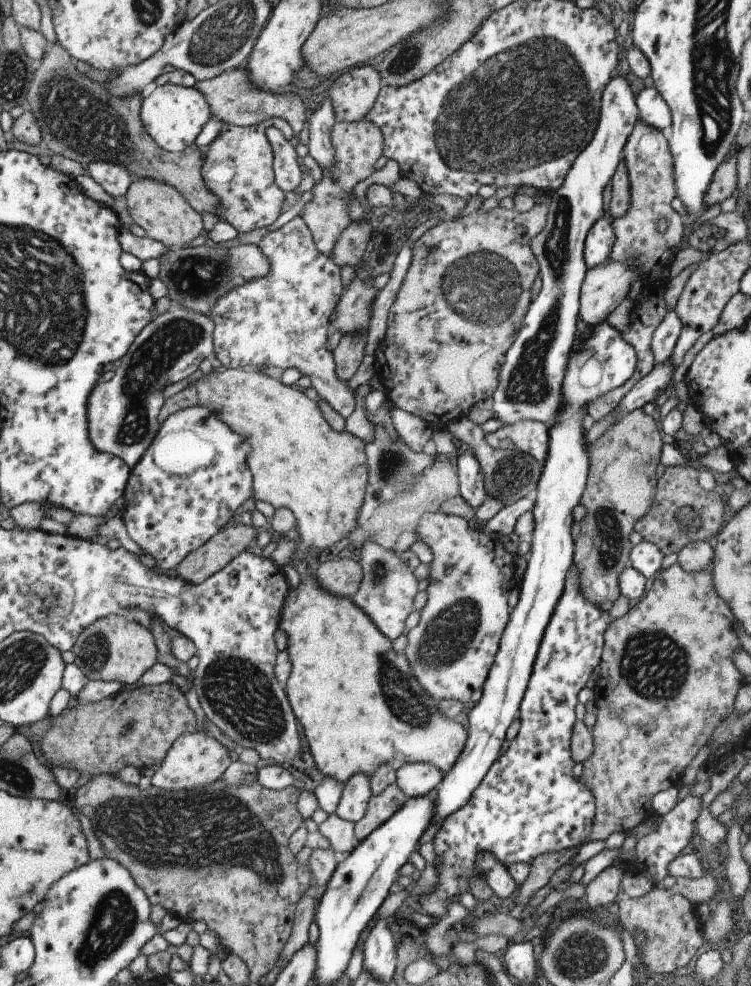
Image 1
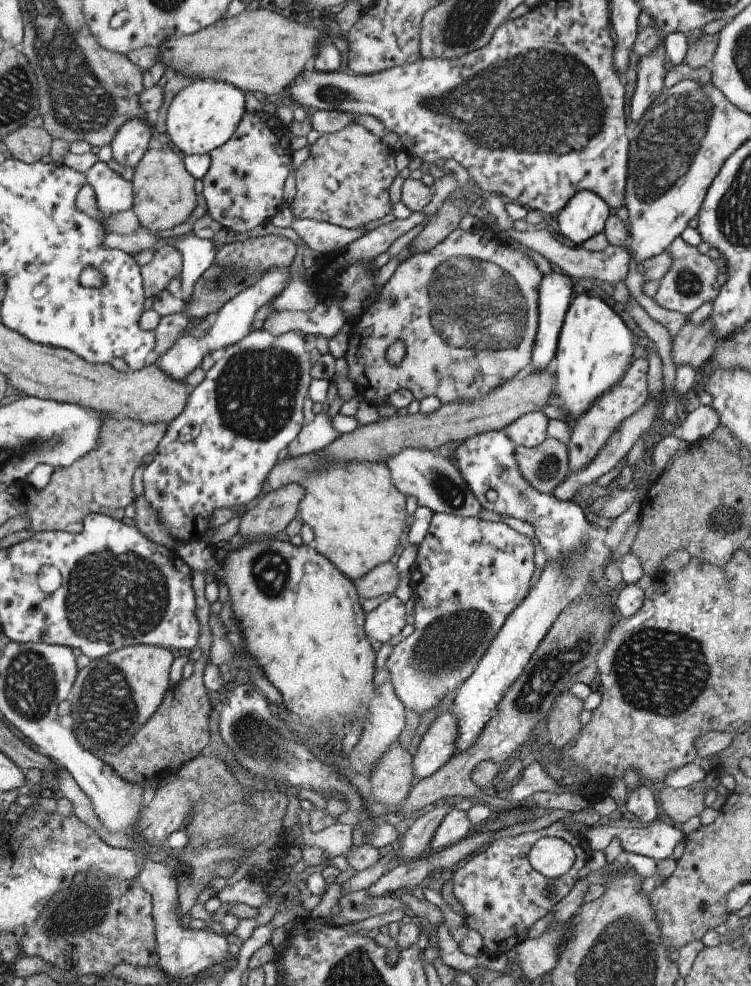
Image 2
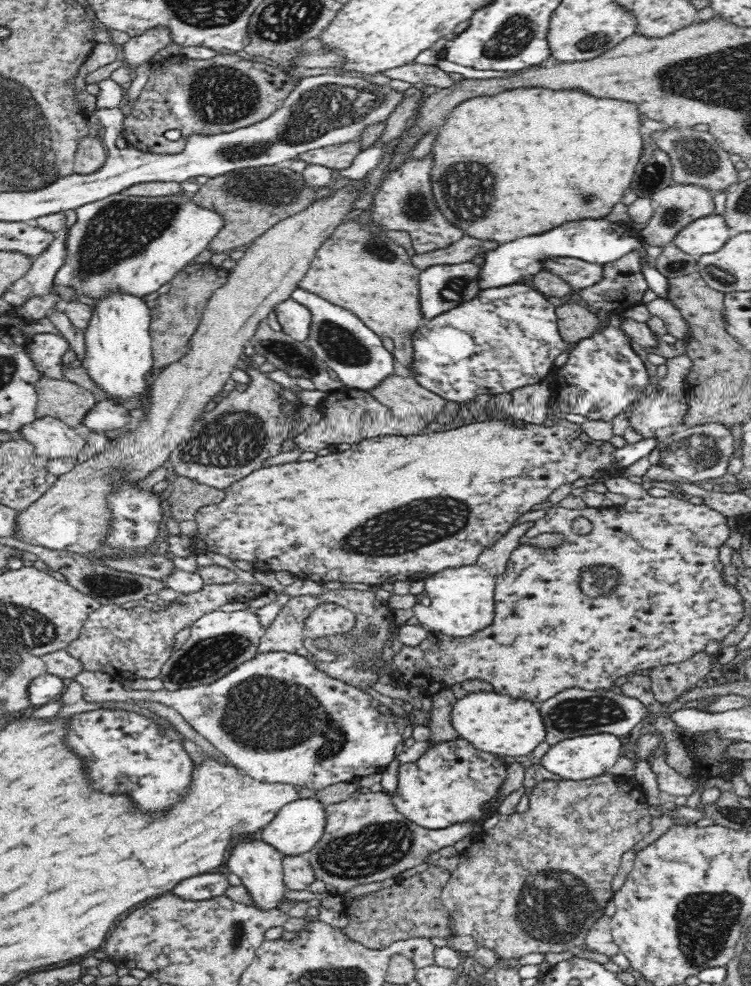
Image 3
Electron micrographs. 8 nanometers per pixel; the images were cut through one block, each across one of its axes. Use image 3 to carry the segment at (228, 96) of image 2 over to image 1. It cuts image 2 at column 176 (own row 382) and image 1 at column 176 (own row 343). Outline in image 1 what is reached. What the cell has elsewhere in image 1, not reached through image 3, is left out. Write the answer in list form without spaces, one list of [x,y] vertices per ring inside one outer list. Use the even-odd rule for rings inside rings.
[[[165,84],[152,87],[152,92],[142,98],[138,116],[150,139],[164,152],[175,153],[195,141],[195,137],[211,114],[206,101],[203,101],[201,94],[194,87]]]

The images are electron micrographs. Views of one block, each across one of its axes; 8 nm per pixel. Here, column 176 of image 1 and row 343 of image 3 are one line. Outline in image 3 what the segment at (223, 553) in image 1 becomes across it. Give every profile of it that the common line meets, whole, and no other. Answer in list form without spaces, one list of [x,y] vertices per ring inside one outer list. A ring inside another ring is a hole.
[[[565,304],[556,307],[555,313],[559,334],[569,347],[590,338],[600,329],[600,320],[586,307]]]

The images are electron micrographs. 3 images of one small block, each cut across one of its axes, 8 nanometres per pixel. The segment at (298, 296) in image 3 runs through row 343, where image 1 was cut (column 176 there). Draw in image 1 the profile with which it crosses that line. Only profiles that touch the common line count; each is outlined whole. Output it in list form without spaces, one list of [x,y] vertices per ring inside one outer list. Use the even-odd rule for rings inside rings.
[[[173,304],[166,312],[154,317],[135,336],[130,348],[127,348],[125,355],[118,360],[113,378],[108,382],[99,380],[91,390],[87,402],[90,444],[97,451],[119,458],[129,469],[134,468],[160,428],[158,413],[164,400],[161,389],[165,385],[193,375],[203,358],[212,357],[212,323],[207,316]]]

